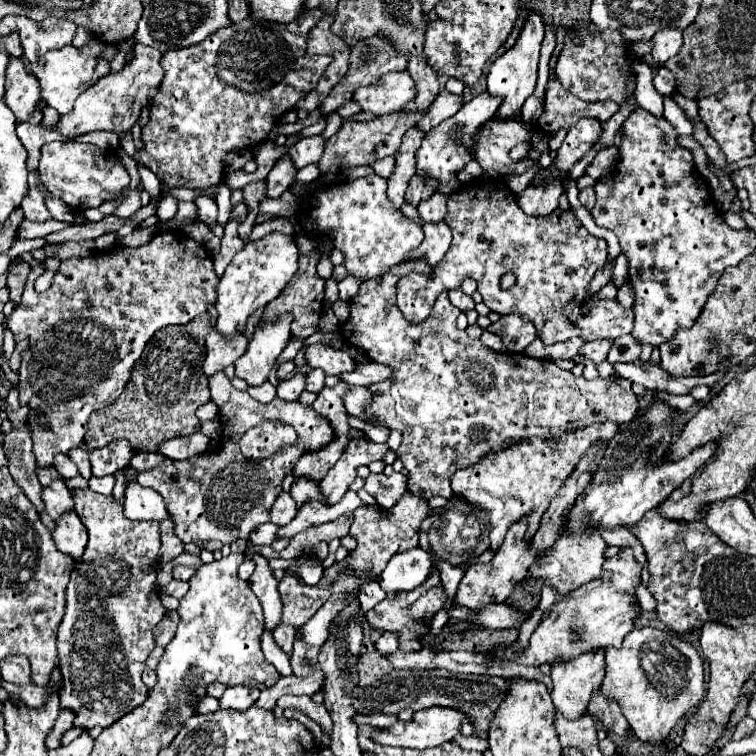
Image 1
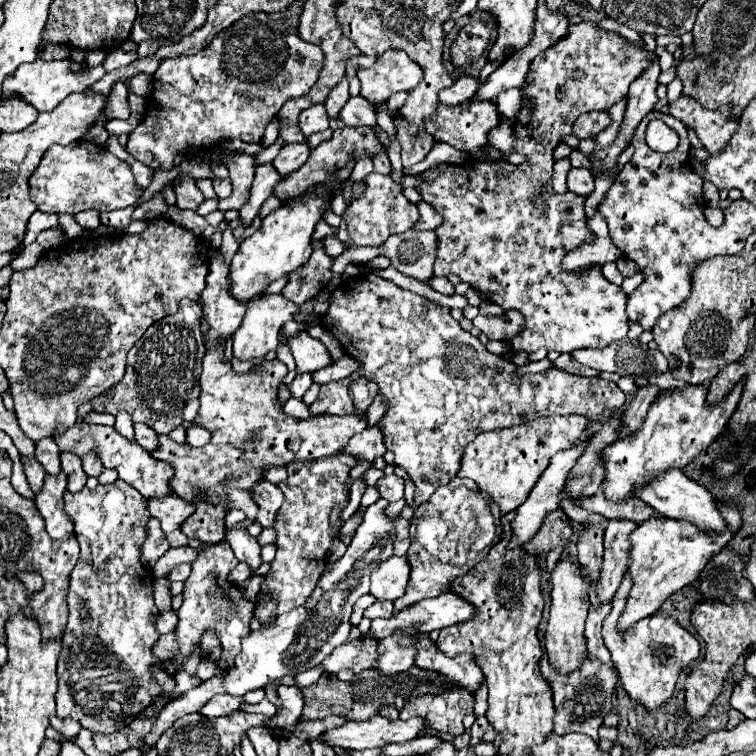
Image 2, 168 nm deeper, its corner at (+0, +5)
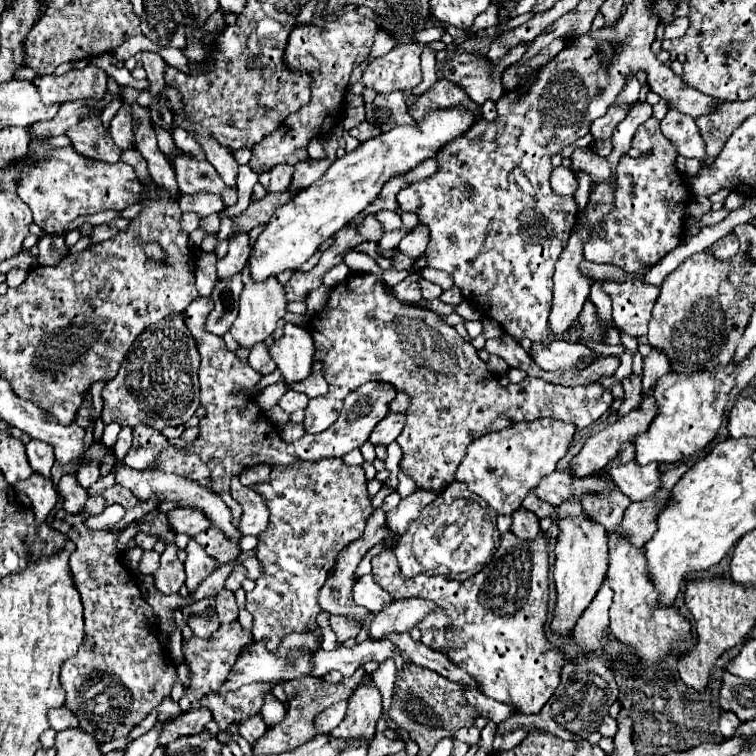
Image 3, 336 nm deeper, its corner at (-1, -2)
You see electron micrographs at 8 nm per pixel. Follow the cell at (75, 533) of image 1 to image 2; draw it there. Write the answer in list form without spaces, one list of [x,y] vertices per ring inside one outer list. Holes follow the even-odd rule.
[[[59,472],[57,476],[45,476],[43,488],[35,494],[35,506],[45,520],[45,530],[55,540],[65,540],[73,536],[73,524],[63,512],[63,494],[65,494],[65,474]]]

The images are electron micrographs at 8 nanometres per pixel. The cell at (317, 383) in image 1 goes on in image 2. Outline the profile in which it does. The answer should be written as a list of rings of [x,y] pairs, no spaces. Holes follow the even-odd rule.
[[[297,374],[295,380],[289,384],[289,392],[291,392],[293,398],[301,398],[309,390],[311,384],[313,384],[311,374]]]

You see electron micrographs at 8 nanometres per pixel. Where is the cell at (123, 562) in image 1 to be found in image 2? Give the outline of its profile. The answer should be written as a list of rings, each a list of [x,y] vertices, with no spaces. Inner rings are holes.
[[[117,480],[107,486],[97,486],[95,490],[83,488],[77,494],[65,492],[65,514],[75,526],[75,536],[79,540],[81,552],[79,562],[71,572],[69,584],[69,622],[63,634],[63,650],[57,664],[59,690],[57,716],[73,716],[83,728],[93,734],[111,734],[129,726],[147,704],[163,694],[163,688],[153,680],[153,668],[165,670],[169,676],[175,676],[179,670],[171,660],[157,660],[153,656],[153,646],[159,638],[155,620],[159,610],[153,602],[153,576],[139,560],[139,548],[147,536],[145,526],[149,522],[147,500],[131,484]]]

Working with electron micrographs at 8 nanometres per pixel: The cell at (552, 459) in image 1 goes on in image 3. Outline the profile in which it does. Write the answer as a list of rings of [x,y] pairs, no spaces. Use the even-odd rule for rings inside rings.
[[[536,419],[530,423],[516,423],[512,427],[506,427],[502,431],[494,431],[488,435],[482,435],[474,443],[470,443],[466,457],[458,465],[456,481],[462,481],[468,485],[468,489],[482,497],[498,515],[512,515],[516,509],[520,509],[522,499],[538,487],[538,483],[556,471],[556,463],[566,455],[572,439],[574,439],[576,427],[572,423],[554,421],[554,419]]]

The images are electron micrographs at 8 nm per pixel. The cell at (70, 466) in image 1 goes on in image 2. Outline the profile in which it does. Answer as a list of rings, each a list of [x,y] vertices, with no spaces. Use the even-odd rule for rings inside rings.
[[[43,438],[39,442],[35,442],[35,458],[43,464],[47,474],[57,474],[61,472],[61,464],[59,464],[59,448],[55,444],[53,438]]]

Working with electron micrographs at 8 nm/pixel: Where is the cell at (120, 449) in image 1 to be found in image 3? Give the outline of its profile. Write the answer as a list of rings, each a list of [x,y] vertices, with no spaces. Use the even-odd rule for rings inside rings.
[[[92,461],[88,467],[84,467],[84,469],[78,469],[78,473],[76,473],[76,479],[78,479],[78,483],[82,485],[82,487],[90,487],[92,483],[96,483],[98,481],[98,477],[100,477],[100,471],[98,471],[98,463],[96,461]]]

